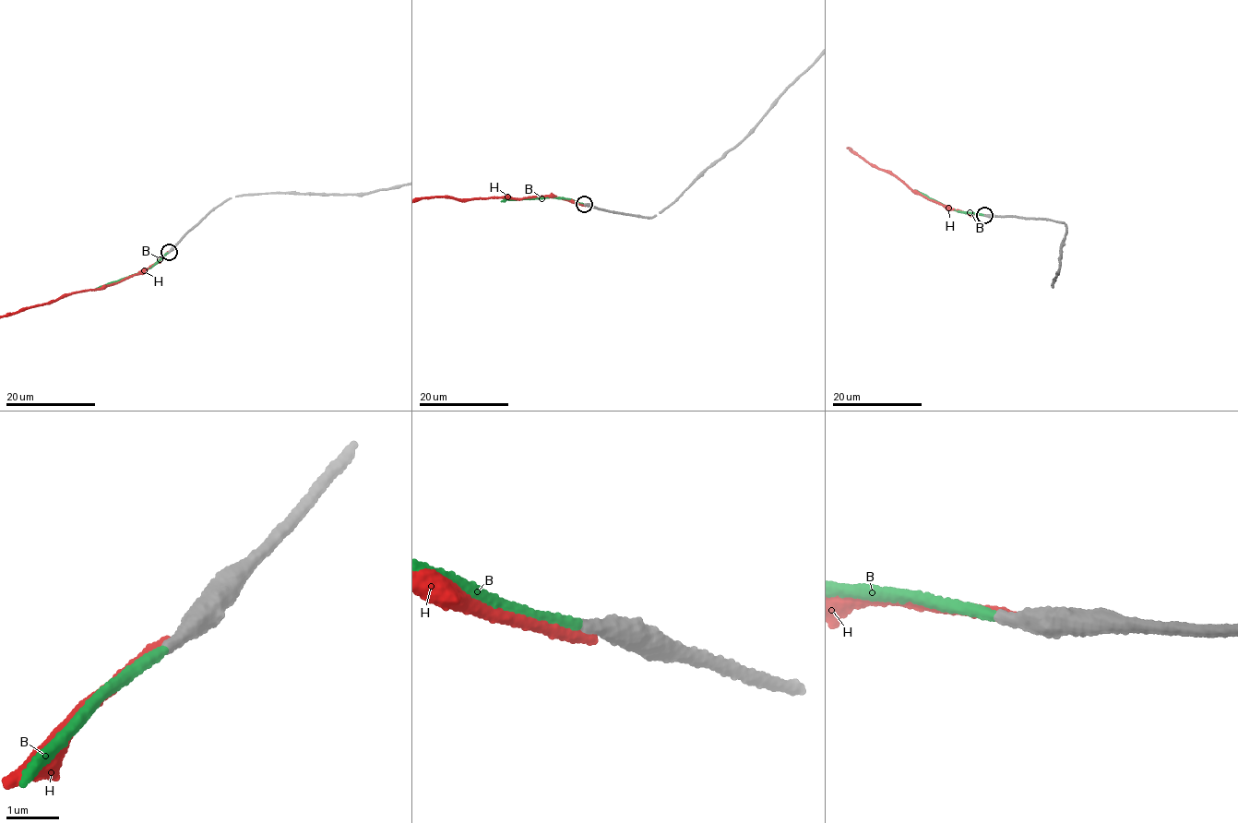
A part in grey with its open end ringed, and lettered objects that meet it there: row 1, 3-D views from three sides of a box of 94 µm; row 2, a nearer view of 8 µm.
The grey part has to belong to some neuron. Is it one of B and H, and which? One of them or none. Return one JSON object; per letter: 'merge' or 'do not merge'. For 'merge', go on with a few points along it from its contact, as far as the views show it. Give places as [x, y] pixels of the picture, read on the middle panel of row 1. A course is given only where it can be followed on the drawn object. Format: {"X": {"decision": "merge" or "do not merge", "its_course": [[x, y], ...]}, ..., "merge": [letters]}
{"B": {"decision": "merge", "its_course": [[584, 205], [569, 199], [548, 197], [501, 201]]}, "H": {"decision": "do not merge"}, "merge": ["B"]}

